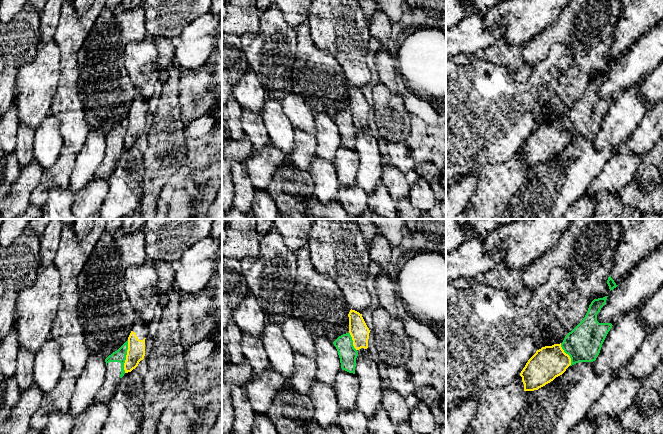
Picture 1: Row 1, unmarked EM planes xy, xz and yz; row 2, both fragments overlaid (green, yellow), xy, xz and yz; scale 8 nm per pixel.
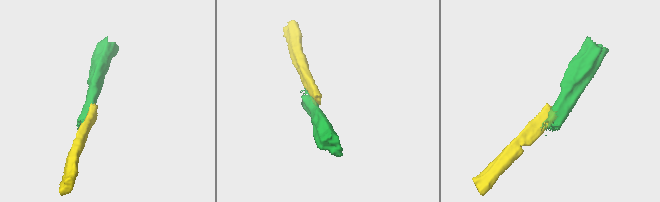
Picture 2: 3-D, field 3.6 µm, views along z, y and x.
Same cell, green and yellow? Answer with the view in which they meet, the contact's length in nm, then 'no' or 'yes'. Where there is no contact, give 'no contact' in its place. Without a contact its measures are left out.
xy | 260 nm | no

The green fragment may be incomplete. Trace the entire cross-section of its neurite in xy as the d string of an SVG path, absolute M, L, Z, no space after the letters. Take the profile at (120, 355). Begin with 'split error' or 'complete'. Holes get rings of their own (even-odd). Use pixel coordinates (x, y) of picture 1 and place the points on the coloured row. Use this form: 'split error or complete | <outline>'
split error | M128 340L115 352L109 355L106 359L106 375L105 380L98 391L94 402L108 404L121 378L125 374L124 363L128 350Z

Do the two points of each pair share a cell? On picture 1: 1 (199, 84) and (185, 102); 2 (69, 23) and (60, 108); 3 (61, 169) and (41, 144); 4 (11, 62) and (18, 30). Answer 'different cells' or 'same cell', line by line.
1: same cell
2: same cell
3: different cells
4: same cell

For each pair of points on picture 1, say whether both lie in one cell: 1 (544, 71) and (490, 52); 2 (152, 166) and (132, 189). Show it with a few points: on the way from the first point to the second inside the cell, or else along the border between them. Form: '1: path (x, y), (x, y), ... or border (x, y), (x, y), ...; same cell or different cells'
1: border (534, 67), (523, 81), (516, 81), (510, 73); different cells
2: border (143, 153), (143, 197), (141, 199); different cells

